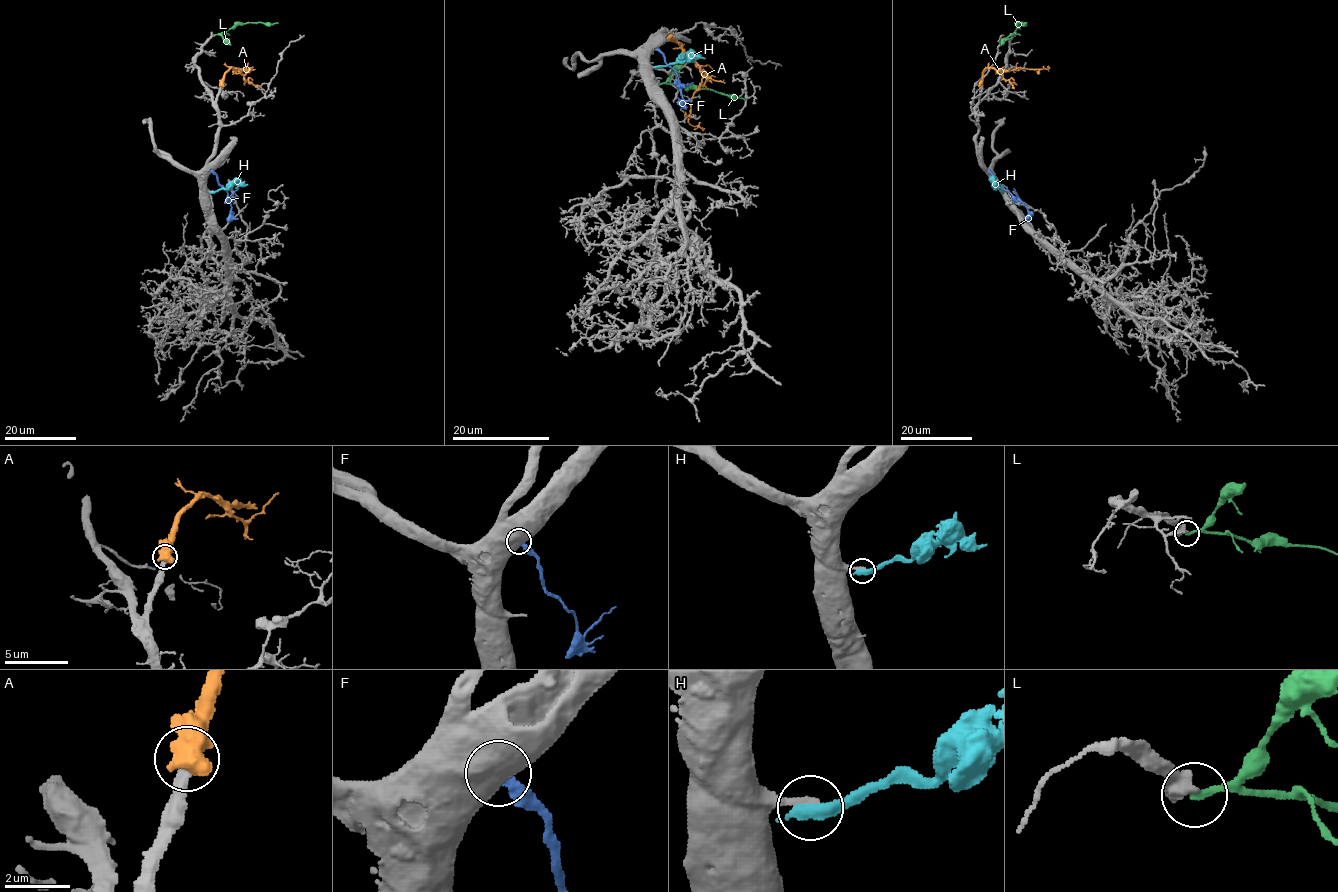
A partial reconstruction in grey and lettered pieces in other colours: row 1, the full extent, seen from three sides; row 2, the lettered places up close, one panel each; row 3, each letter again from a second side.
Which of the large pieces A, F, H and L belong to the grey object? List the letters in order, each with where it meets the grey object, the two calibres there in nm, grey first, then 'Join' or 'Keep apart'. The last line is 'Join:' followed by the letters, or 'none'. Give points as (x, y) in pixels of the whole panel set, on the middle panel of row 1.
A: Touches grey at (669, 38). Thickness 420 nm (grey) against 850 nm. Join
F: Touches grey at (656, 49). Thickness 750 nm (grey) against 360 nm. Keep apart
H: Touches grey at (658, 66). Thickness 240 nm (grey) against 550 nm. Keep apart
L: Touches grey at (659, 84). Thickness 600 nm (grey) against 240 nm. Keep apart
Join: A

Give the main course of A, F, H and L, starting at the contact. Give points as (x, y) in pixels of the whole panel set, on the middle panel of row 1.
A: (669, 38), (681, 47), (708, 77), (692, 97), (688, 120), (692, 125), (704, 129)
F: (655, 49), (676, 73), (682, 102), (692, 101)
H: (658, 66), (687, 59), (705, 59)
L: (659, 84), (675, 83), (680, 87), (712, 89), (746, 100)

